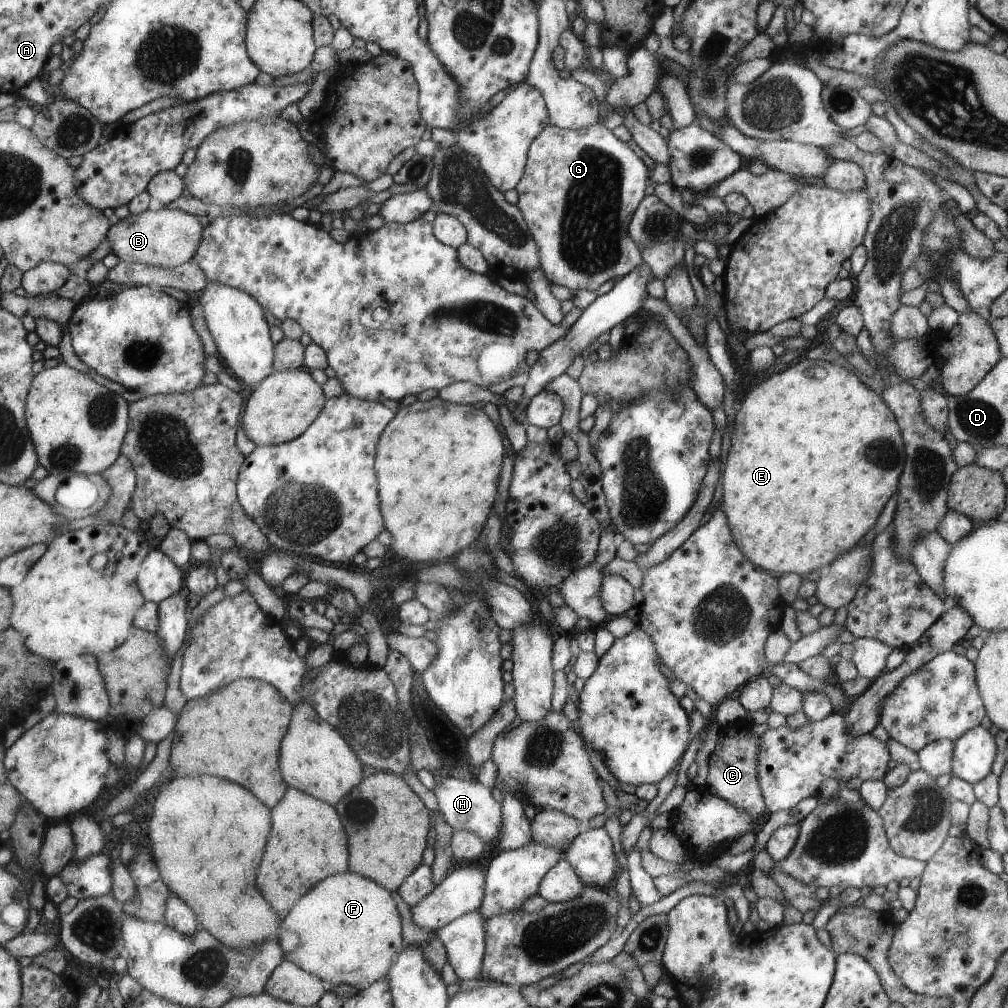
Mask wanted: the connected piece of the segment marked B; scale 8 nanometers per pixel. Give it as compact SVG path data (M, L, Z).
M164 206L155 211L149 209L143 214L130 213L126 218L113 221L105 241L110 252L125 262L141 262L155 264L168 268L182 266L185 262L194 260L201 242L205 240L205 227L200 216Z

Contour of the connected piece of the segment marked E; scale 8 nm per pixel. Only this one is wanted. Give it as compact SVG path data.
M801 359L796 364L785 368L782 372L773 374L756 384L744 395L741 408L735 412L731 442L723 474L721 474L721 488L723 488L723 508L725 516L729 516L729 529L737 549L744 554L752 564L773 575L795 574L803 578L813 572L815 568L825 569L837 556L846 551L852 551L857 540L875 524L883 504L897 488L899 474L904 471L905 454L903 438L899 436L899 426L892 410L881 400L879 394L871 391L863 381L859 381L849 369L833 366L829 361Z

